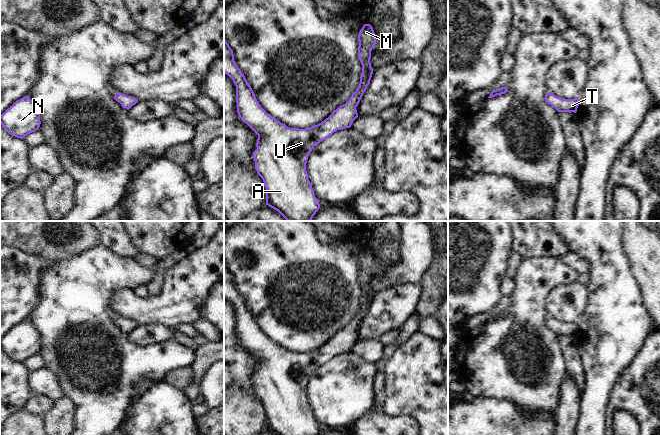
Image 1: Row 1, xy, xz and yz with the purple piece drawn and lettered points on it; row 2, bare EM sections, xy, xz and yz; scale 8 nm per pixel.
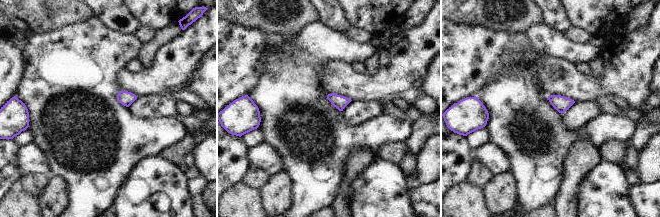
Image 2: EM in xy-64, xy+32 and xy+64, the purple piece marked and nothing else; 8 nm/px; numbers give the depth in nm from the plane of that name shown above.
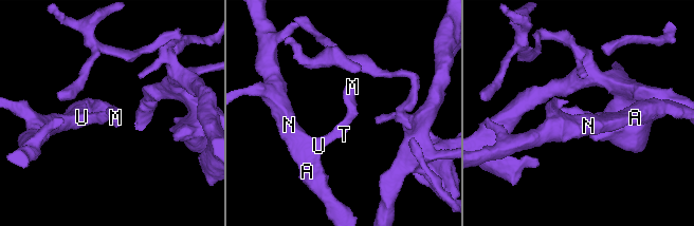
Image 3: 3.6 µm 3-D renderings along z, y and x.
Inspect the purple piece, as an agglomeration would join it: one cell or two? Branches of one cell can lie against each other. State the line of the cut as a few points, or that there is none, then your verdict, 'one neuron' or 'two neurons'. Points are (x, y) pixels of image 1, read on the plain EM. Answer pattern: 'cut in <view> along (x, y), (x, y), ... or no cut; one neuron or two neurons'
no cut; one neuron

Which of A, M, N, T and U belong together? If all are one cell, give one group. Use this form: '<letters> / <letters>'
A M N T U

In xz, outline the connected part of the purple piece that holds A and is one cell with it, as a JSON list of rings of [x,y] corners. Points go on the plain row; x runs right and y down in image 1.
[[[364,248],[358,258],[358,280],[362,289],[360,307],[350,323],[321,347],[310,352],[289,352],[270,338],[268,338],[257,325],[255,318],[248,308],[244,298],[234,285],[233,274],[224,262],[224,297],[227,298],[236,310],[237,337],[257,359],[257,373],[253,376],[255,393],[262,402],[266,412],[266,429],[276,435],[318,435],[319,425],[308,403],[306,387],[312,373],[321,365],[328,362],[337,354],[350,352],[358,341],[358,330],[373,298],[371,291],[371,275],[376,268],[376,259],[370,248]]]

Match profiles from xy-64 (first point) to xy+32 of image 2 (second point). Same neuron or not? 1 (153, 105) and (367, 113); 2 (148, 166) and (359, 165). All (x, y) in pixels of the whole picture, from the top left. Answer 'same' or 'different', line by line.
1: same
2: different

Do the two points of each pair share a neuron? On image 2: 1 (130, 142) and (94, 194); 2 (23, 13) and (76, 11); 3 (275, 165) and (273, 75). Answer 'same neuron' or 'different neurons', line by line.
1: same neuron
2: same neuron
3: different neurons

